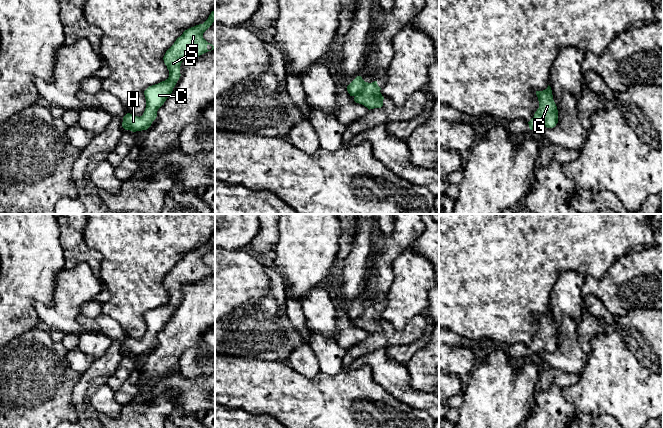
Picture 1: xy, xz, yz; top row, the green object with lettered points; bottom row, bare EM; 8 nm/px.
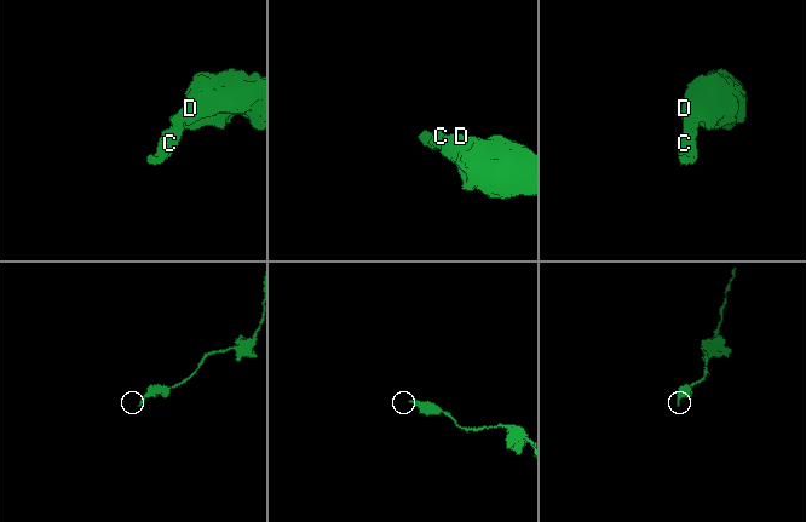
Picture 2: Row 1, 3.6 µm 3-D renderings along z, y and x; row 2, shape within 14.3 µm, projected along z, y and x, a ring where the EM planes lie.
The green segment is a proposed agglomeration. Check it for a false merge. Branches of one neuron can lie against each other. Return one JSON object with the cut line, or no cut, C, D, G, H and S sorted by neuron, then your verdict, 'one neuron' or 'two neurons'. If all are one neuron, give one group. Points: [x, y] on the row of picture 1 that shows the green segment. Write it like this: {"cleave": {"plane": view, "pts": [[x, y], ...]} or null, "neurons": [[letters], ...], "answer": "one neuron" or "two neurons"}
{"cleave": null, "neurons": [["C", "D", "G", "H", "S"]], "answer": "one neuron"}

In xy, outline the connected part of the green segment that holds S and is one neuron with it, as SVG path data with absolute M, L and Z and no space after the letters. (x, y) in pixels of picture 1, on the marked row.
M212 11L208 19L203 23L191 27L176 39L174 44L166 51L163 60L169 70L169 77L158 84L149 86L145 91L146 108L142 116L138 117L127 113L123 117L122 127L132 132L147 130L157 117L158 109L171 95L173 88L179 80L184 59L199 57L200 55L215 49L203 38L203 33L215 21L215 11Z

